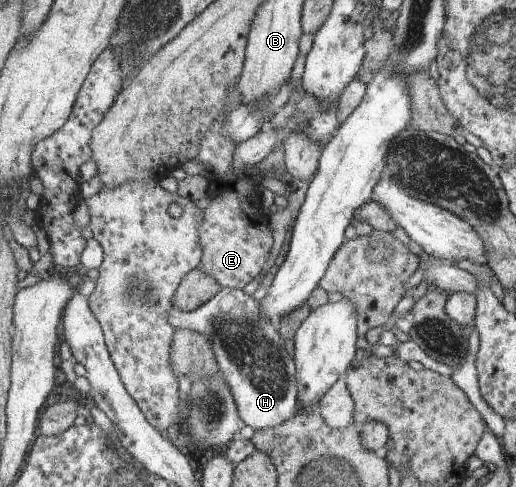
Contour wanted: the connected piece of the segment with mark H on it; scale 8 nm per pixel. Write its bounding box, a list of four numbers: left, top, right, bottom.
[168,288,299,430]

